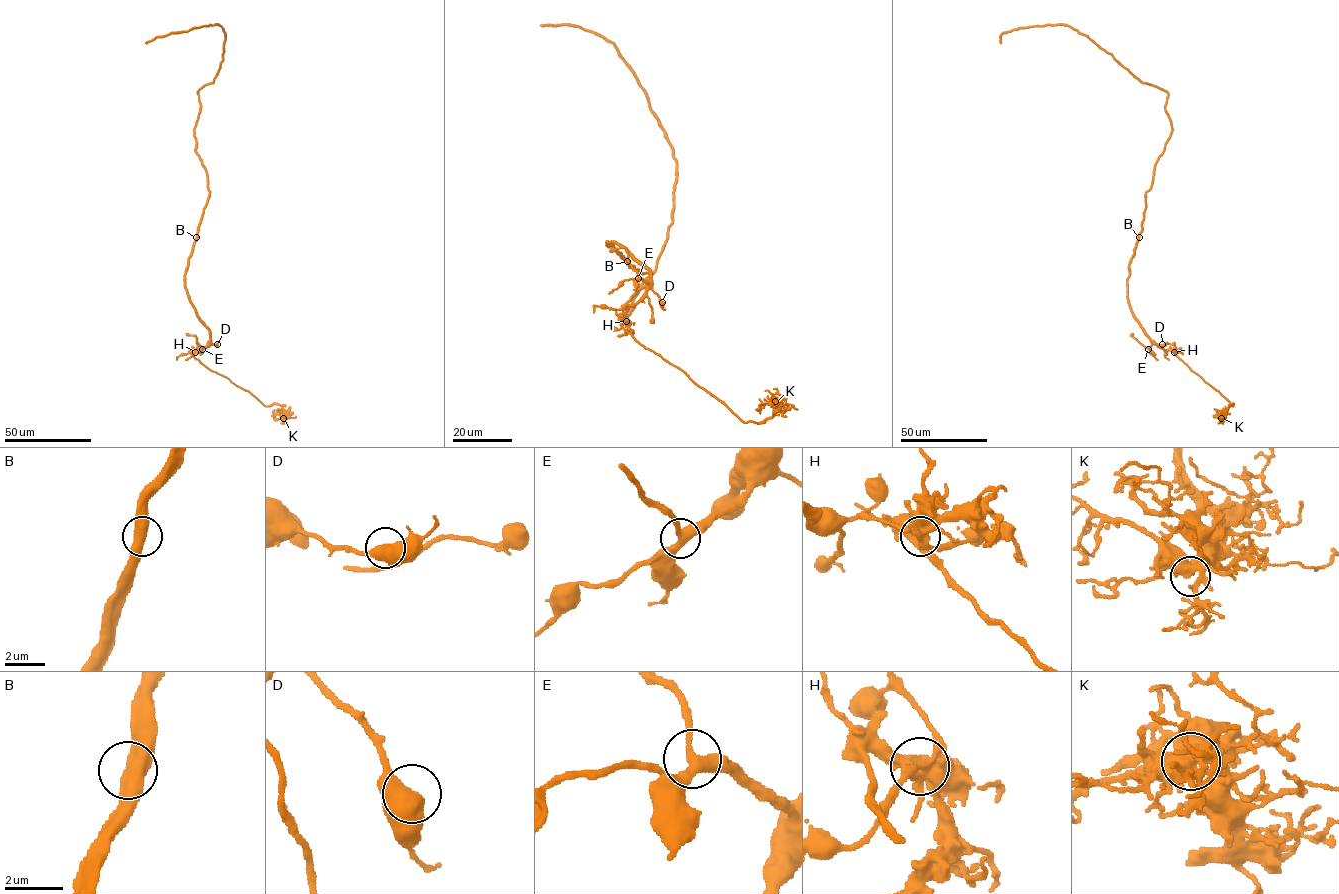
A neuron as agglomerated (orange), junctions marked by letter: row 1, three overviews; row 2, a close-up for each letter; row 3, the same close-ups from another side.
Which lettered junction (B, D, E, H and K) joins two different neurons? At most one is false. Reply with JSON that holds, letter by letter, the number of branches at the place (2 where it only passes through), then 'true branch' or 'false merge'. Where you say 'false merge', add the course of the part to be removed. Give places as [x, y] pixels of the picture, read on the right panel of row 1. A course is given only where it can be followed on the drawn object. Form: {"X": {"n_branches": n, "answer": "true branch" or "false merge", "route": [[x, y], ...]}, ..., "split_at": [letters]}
{"B": {"n_branches": 2, "answer": "true branch"}, "D": {"n_branches": 3, "answer": "true branch"}, "E": {"n_branches": 3, "answer": "true branch"}, "H": {"n_branches": 5, "answer": "false merge", "route": [[1174, 352], [1233, 406], [1233, 403], [1222, 416], [1228, 409]]}, "K": {"n_branches": 6, "answer": "true branch"}, "split_at": ["H"]}

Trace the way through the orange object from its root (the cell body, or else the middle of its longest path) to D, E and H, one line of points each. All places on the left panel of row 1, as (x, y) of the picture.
D: (209, 194), (189, 258), (185, 289), (196, 316), (209, 331), (209, 341), (217, 344)
E: (209, 194), (185, 275), (189, 302), (209, 331), (209, 342), (202, 349)
H: (209, 194), (185, 275), (189, 302), (209, 331), (209, 342), (195, 352)

